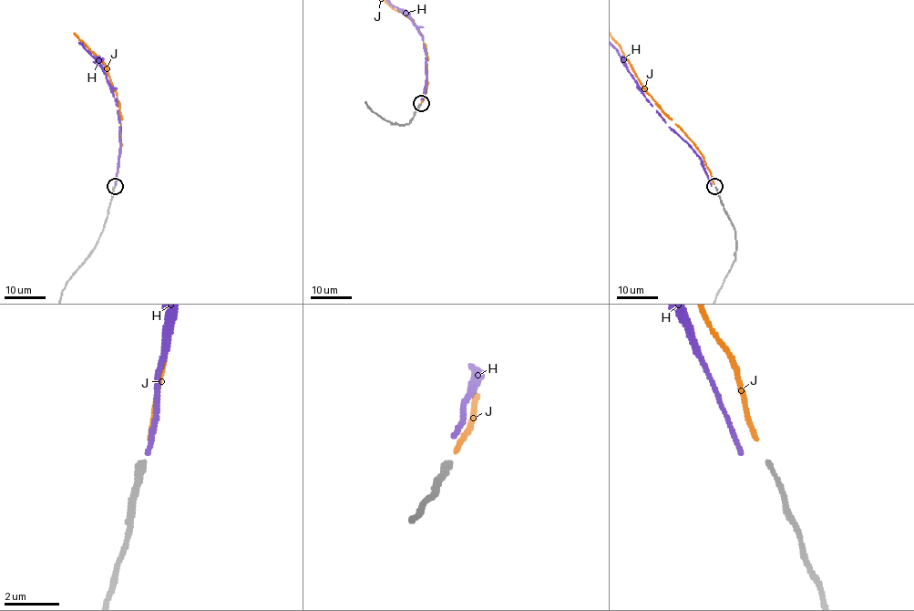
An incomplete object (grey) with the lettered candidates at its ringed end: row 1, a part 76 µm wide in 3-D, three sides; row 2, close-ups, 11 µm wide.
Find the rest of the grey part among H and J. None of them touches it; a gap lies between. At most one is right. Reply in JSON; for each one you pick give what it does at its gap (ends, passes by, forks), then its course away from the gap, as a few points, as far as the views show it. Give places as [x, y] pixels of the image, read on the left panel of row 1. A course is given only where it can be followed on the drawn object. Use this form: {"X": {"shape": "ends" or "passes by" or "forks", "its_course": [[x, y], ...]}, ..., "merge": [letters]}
{"J": {"shape": "ends"}, "merge": ["J"]}

